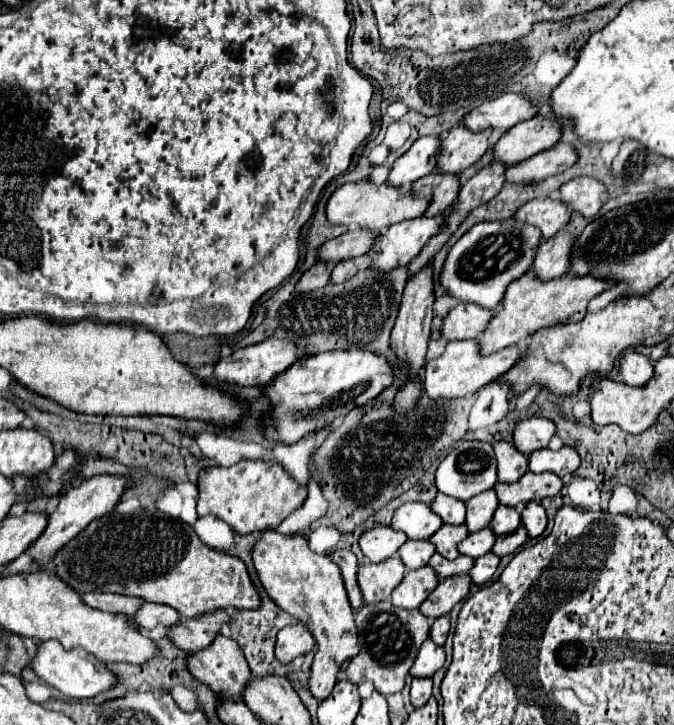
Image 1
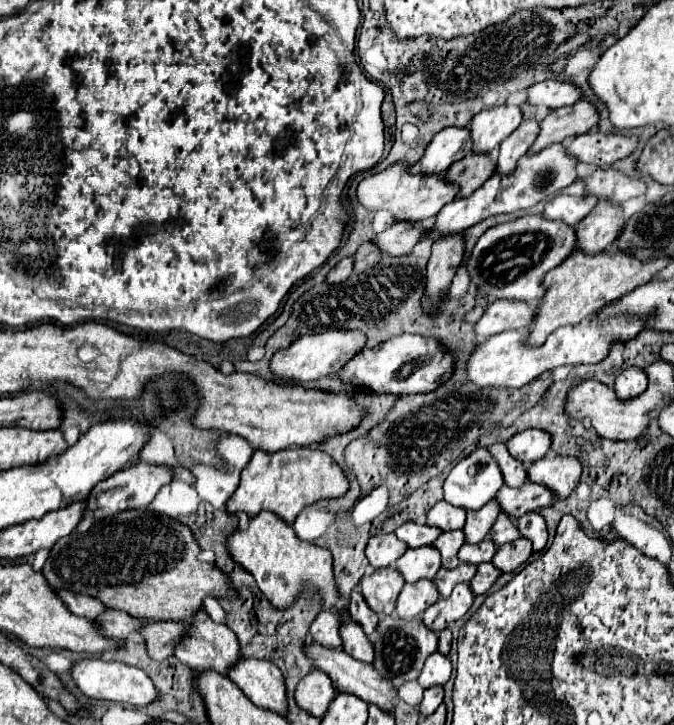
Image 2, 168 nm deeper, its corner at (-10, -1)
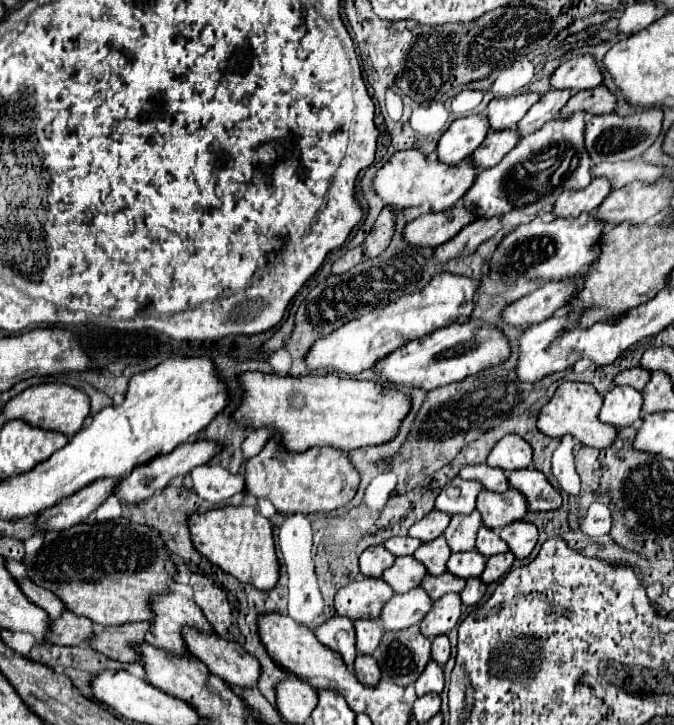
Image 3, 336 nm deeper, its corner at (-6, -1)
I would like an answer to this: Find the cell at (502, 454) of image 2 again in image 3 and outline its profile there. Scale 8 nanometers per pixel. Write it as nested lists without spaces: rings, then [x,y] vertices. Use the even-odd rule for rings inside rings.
[[[478,463],[478,465],[466,465],[460,471],[462,479],[478,479],[484,483],[486,489],[496,491],[496,493],[504,493],[510,489],[508,483],[508,475],[504,469],[500,467],[490,467],[488,463]]]

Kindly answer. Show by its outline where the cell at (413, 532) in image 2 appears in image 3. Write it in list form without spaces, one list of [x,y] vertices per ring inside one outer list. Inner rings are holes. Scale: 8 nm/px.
[[[406,535],[406,537],[390,537],[384,545],[388,547],[388,551],[392,551],[396,557],[400,557],[400,555],[412,555],[420,547],[420,543],[422,543],[420,539]]]

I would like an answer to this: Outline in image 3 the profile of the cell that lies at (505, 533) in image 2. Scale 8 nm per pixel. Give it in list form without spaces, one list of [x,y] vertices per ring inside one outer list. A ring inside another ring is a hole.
[[[482,525],[478,531],[478,537],[476,537],[476,549],[484,557],[490,557],[496,553],[506,553],[508,545],[506,545],[506,541],[502,541],[502,537],[498,533],[494,533],[494,529],[488,529],[486,525]]]

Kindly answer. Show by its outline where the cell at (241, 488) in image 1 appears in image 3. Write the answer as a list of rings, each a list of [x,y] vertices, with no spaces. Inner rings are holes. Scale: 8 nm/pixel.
[[[270,439],[264,449],[256,455],[250,457],[244,463],[244,481],[246,481],[246,495],[256,497],[256,499],[268,499],[278,513],[290,515],[290,513],[326,513],[344,507],[356,493],[360,475],[348,461],[344,451],[338,451],[334,447],[312,447],[304,453],[286,453],[282,447],[278,447],[278,439]]]

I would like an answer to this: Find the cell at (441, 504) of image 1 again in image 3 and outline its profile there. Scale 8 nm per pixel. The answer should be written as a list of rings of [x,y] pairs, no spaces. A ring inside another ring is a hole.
[[[432,509],[424,519],[416,521],[412,527],[410,527],[410,535],[412,537],[418,537],[422,541],[430,541],[430,539],[436,539],[438,535],[444,533],[446,525],[450,523],[450,515],[438,511],[438,509]]]

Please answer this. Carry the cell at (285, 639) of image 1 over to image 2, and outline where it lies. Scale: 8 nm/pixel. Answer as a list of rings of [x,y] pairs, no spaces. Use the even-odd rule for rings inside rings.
[[[334,609],[322,611],[310,625],[310,637],[324,647],[342,647],[342,637],[340,637],[342,621],[344,621],[342,613]]]

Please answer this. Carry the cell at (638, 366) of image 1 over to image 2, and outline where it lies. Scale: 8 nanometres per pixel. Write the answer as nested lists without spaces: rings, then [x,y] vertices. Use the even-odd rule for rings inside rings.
[[[630,367],[616,379],[614,393],[618,399],[634,399],[646,391],[646,385],[648,385],[648,379],[644,371],[638,367]]]

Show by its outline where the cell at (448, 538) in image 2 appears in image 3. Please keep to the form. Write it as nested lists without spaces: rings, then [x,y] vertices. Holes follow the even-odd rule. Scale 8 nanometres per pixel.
[[[442,535],[436,537],[436,539],[432,539],[432,541],[422,543],[418,547],[418,551],[414,553],[414,557],[420,563],[426,565],[426,569],[428,569],[430,575],[442,575],[446,571],[446,563],[448,563],[450,555],[452,555],[452,551],[450,551],[446,539],[442,539]]]

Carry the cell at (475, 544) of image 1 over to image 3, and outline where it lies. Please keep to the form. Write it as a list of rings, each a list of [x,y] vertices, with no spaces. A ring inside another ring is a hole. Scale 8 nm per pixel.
[[[478,551],[468,553],[452,553],[448,559],[448,571],[458,577],[480,577],[486,565],[486,557],[478,555]]]

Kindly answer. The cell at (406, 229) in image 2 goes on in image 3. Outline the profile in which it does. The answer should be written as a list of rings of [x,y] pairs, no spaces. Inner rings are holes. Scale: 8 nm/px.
[[[456,203],[442,213],[426,213],[406,223],[402,237],[404,243],[412,247],[438,247],[472,221],[474,217],[468,211],[462,211],[462,203]]]

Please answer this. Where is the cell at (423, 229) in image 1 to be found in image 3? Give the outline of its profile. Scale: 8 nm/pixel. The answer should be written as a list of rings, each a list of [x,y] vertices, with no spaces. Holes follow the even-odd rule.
[[[576,113],[566,121],[548,121],[534,135],[520,139],[498,165],[480,171],[474,185],[462,197],[462,205],[480,219],[498,217],[510,209],[526,209],[534,215],[544,205],[552,205],[562,191],[584,189],[590,181],[590,157],[584,149],[584,113]]]

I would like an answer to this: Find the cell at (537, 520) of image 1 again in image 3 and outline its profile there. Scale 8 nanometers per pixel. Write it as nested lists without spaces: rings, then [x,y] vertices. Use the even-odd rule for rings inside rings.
[[[520,519],[520,521],[506,525],[500,531],[500,537],[508,543],[508,547],[516,555],[516,559],[526,559],[538,541],[538,529],[534,523]]]

